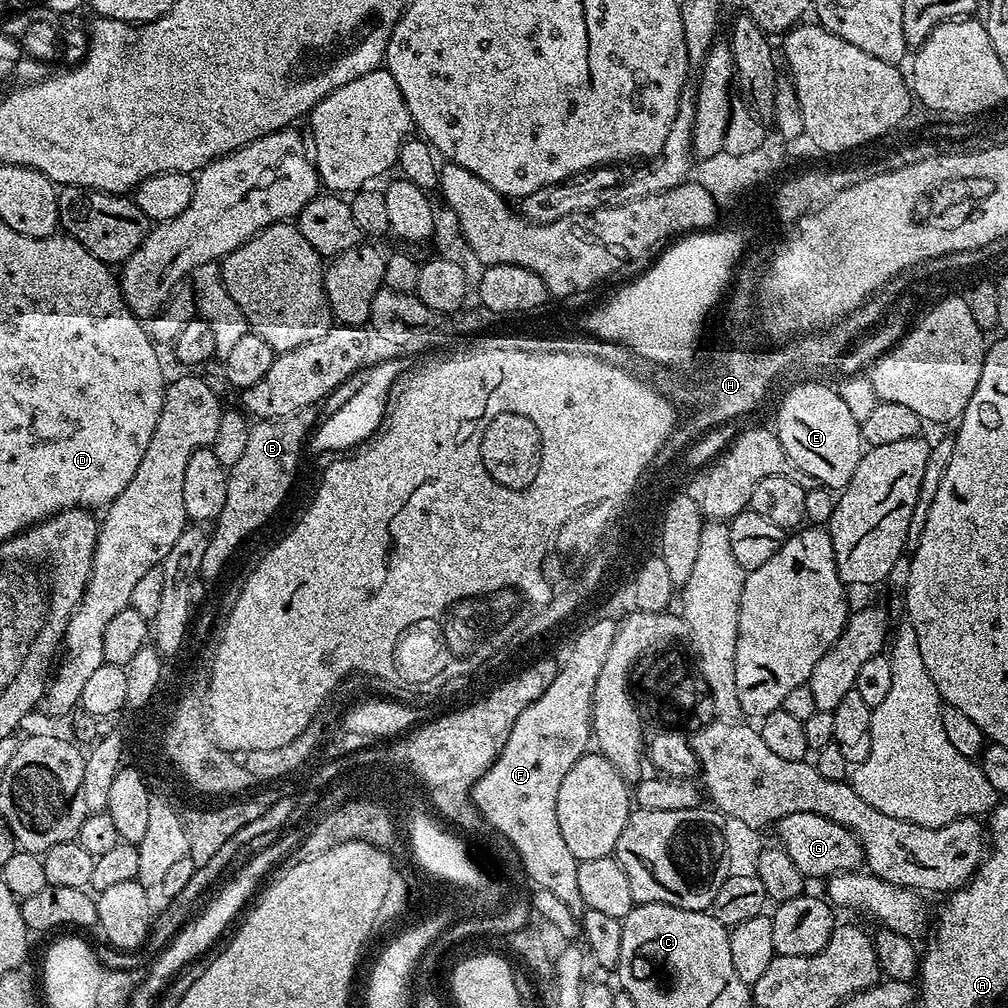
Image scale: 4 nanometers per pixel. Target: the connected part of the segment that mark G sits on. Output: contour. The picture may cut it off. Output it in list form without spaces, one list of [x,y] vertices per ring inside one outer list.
[[[803,812],[802,814],[786,814],[786,818],[778,821],[780,828],[779,843],[790,854],[794,866],[805,878],[835,876],[837,872],[851,872],[859,869],[864,862],[864,851],[858,838],[850,830],[838,826],[830,818],[822,818],[818,814]]]

